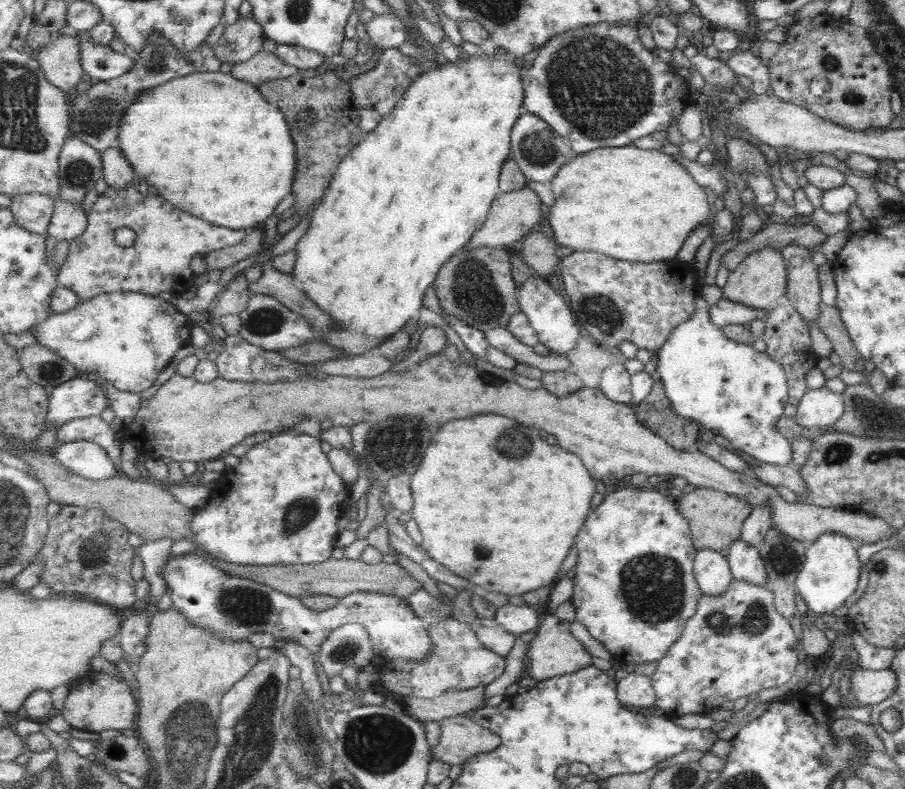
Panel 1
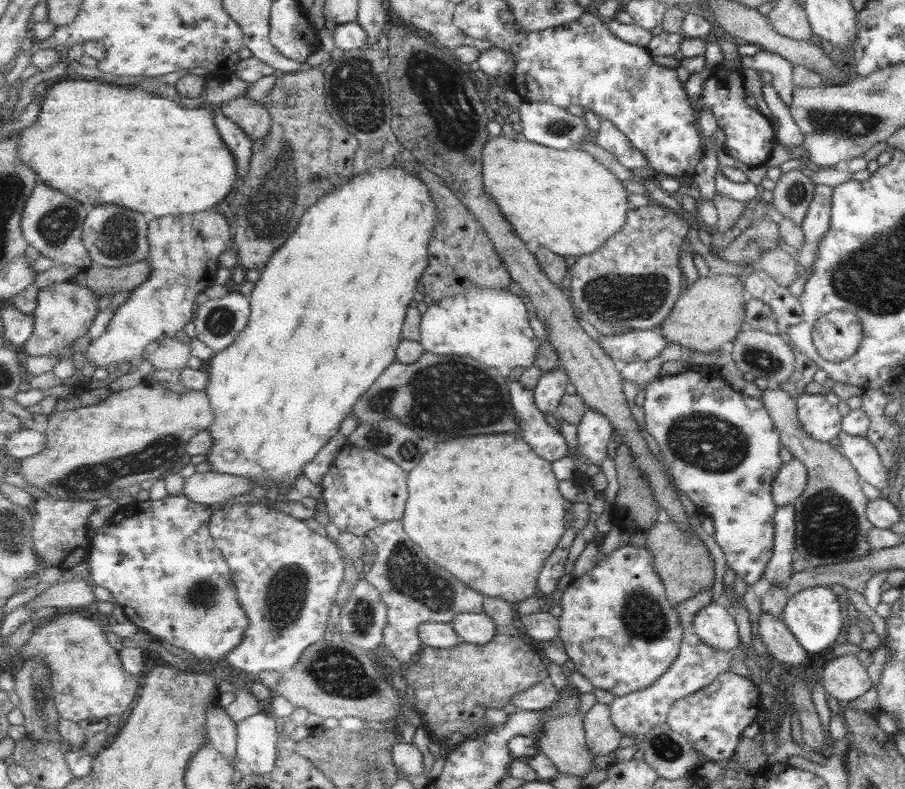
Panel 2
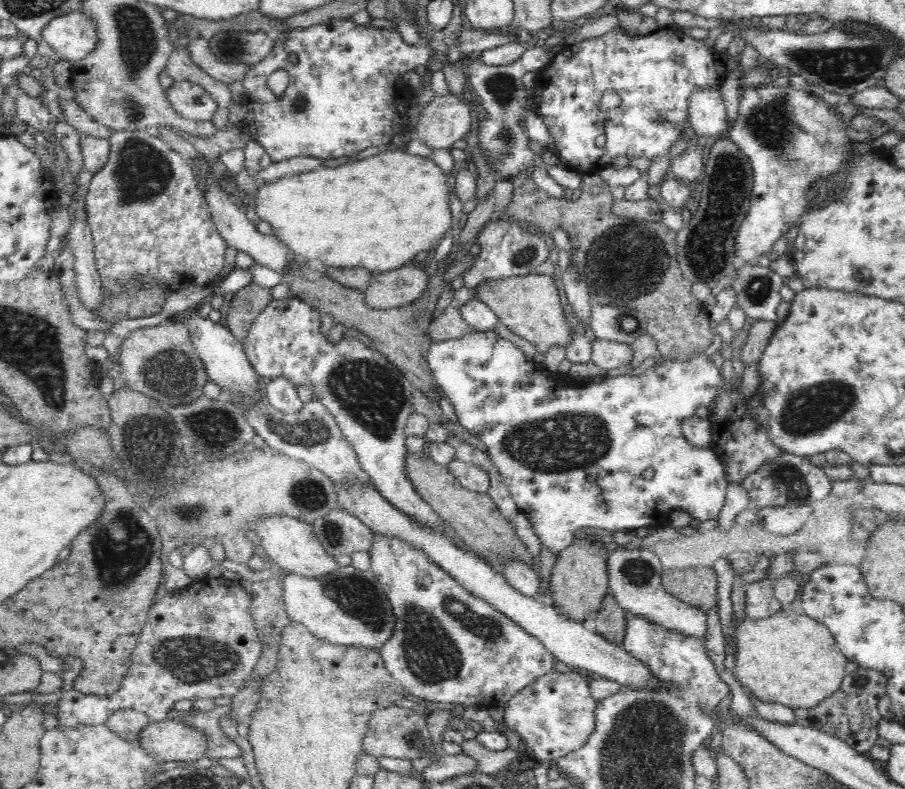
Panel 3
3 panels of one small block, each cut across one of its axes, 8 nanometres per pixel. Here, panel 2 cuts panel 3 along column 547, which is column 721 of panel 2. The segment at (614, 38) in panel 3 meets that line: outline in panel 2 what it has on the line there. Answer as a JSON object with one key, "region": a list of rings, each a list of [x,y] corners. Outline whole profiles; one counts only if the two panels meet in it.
{"region":[[[719,64],[704,80],[699,92],[698,110],[709,109],[717,128],[724,133],[724,149],[731,158],[751,167],[765,163],[772,155],[771,150],[777,143],[771,129],[770,120],[761,115],[757,109],[752,109],[744,102],[746,92],[743,86],[741,70],[726,69]]]}

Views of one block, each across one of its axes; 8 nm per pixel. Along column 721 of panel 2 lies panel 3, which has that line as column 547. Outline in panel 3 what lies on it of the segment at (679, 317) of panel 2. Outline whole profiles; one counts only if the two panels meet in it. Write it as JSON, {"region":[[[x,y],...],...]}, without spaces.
{"region":[[[536,272],[524,276],[512,275],[508,278],[486,279],[473,288],[473,296],[493,310],[497,319],[508,330],[534,345],[544,342],[550,347],[555,344],[566,347],[570,340],[568,321],[564,317],[560,294],[552,275]]]}

